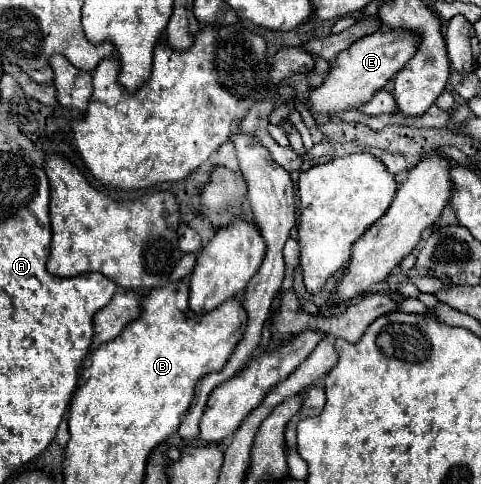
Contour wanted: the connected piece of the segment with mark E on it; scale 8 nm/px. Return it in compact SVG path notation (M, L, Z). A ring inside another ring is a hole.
M373 32L355 44L351 44L347 50L339 52L333 60L325 80L321 86L313 88L307 96L307 110L313 116L327 116L331 122L339 122L335 116L339 112L345 112L349 108L361 108L367 104L375 92L379 92L415 54L419 36L409 32Z

